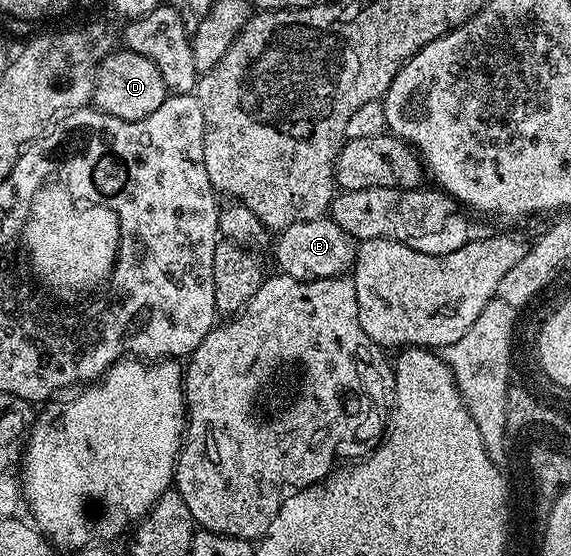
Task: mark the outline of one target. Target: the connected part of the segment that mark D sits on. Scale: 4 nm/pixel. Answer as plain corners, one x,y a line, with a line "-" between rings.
125,48
115,49
106,55
98,75
94,81
93,105
104,114
111,114
120,120
135,122
144,120
144,116
152,116
160,104
168,97
164,84
164,76
160,76
160,68
148,60
148,56
140,56

